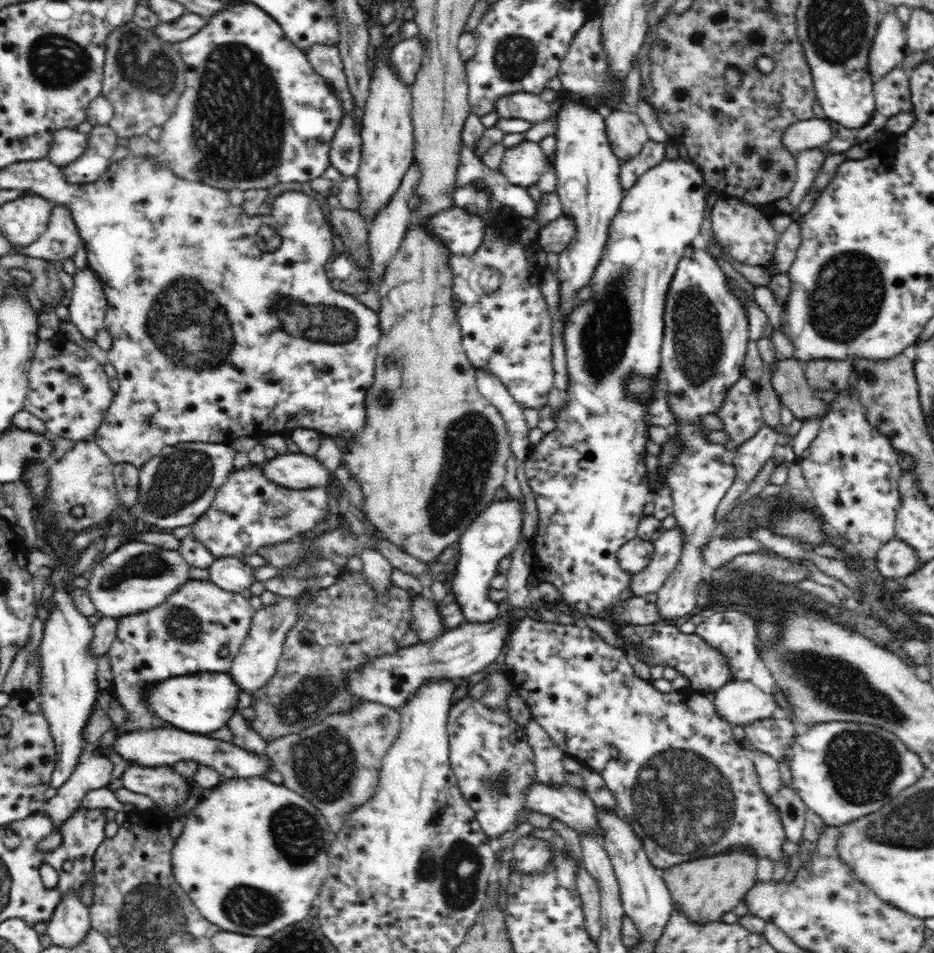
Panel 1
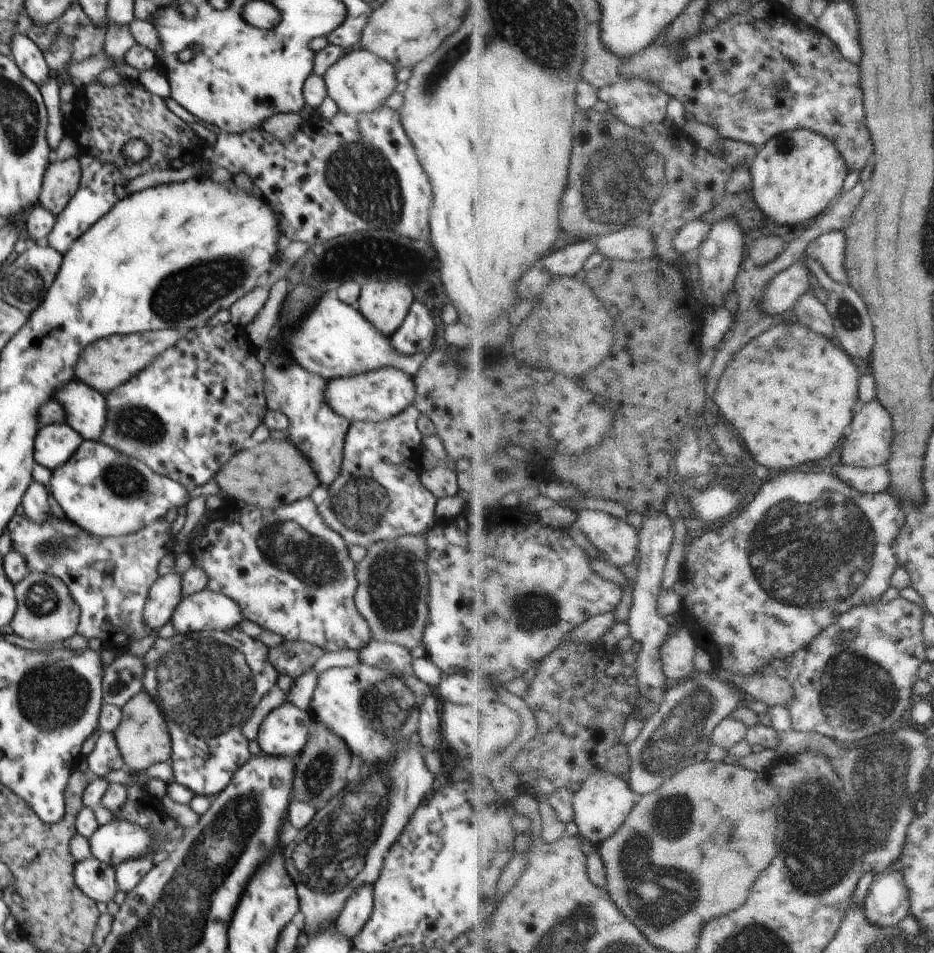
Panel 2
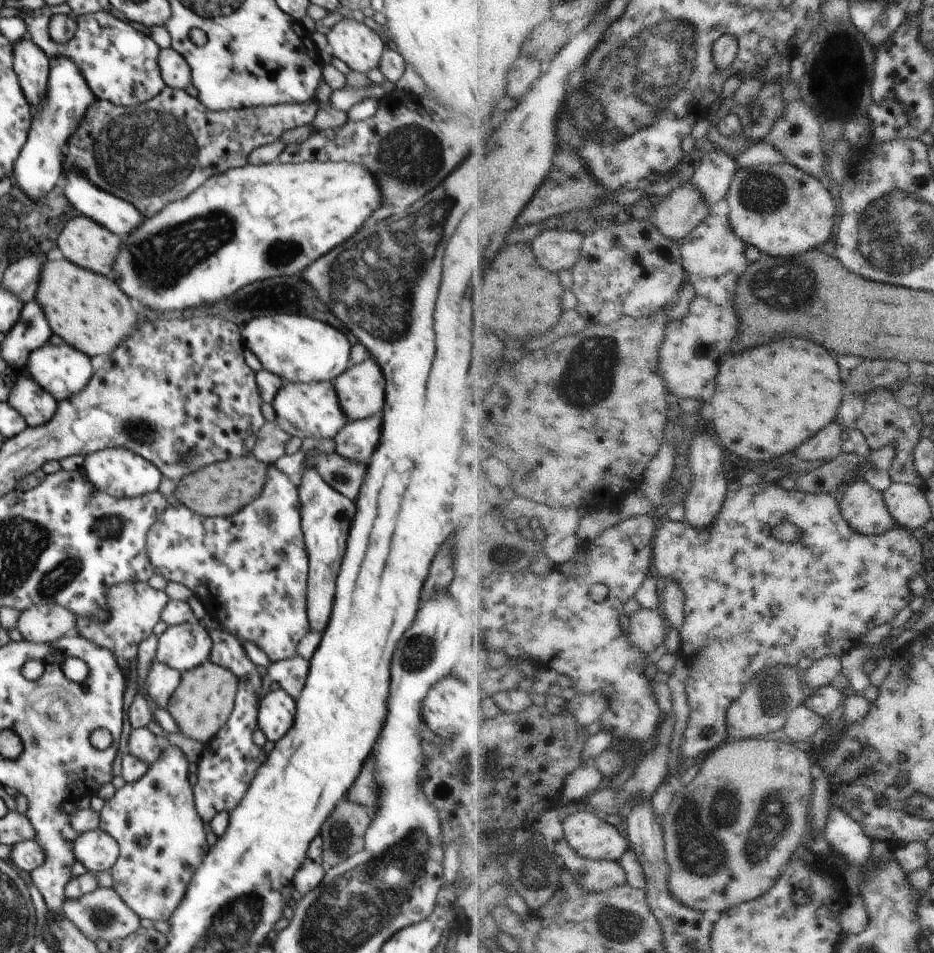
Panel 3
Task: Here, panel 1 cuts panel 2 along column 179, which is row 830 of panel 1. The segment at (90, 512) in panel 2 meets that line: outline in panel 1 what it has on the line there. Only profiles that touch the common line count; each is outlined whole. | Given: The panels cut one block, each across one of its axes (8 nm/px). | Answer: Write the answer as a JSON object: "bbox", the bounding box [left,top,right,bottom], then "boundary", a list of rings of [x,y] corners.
{"bbox":[447,696,536,838],"boundary":[[[470,696],[455,700],[447,718],[447,733],[450,742],[450,765],[461,795],[476,813],[476,819],[489,838],[498,838],[512,829],[520,814],[527,808],[528,788],[536,781],[535,755],[528,743],[525,728],[514,722],[509,713],[502,709],[490,709],[481,699]]]}

